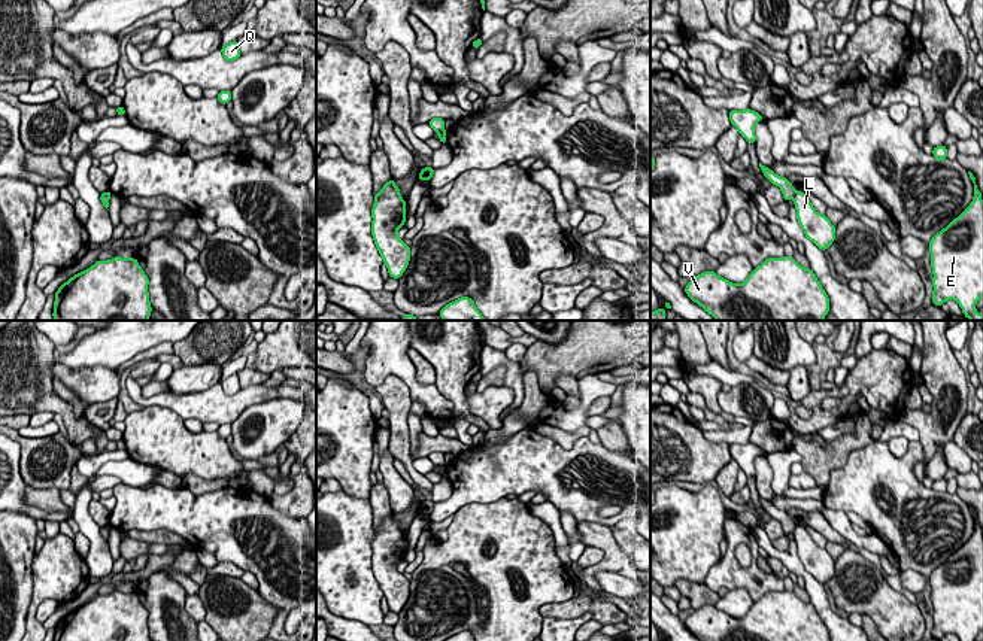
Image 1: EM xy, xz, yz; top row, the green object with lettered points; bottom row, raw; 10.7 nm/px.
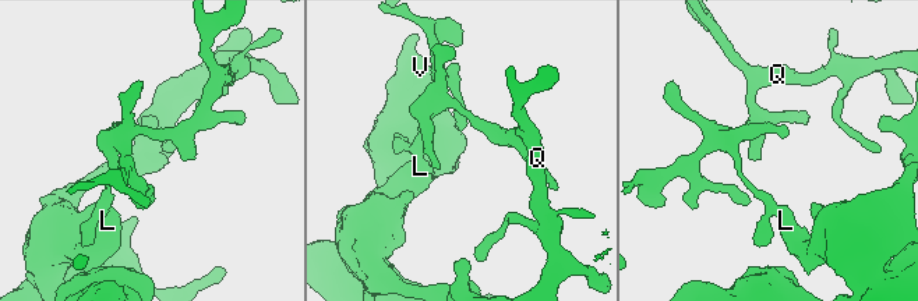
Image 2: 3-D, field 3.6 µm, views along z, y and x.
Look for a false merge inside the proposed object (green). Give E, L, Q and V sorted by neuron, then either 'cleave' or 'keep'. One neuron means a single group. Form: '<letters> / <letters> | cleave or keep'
E Q / L V | cleave

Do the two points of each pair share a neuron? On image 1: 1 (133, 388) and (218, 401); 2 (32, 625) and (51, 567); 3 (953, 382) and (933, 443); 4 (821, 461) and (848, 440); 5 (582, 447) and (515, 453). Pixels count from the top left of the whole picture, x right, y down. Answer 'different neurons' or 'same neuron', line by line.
1: same neuron
2: same neuron
3: same neuron
4: same neuron
5: same neuron

